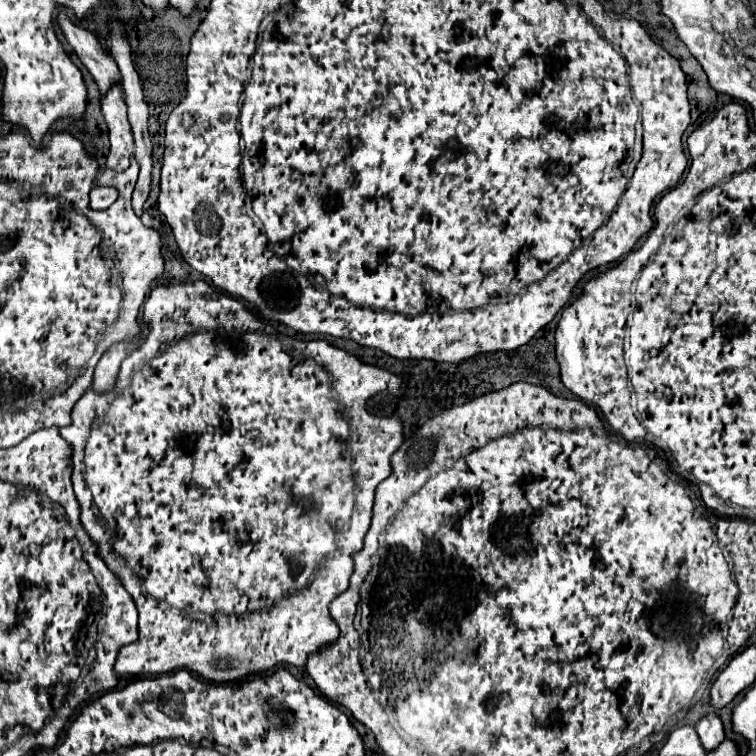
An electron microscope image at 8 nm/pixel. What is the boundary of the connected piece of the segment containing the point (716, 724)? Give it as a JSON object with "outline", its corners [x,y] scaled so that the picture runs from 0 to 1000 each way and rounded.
{"outline":[[[934,943],[921,959],[921,970],[934,993],[942,993],[944,988],[950,988],[958,980],[958,956],[955,956],[952,946]]]}

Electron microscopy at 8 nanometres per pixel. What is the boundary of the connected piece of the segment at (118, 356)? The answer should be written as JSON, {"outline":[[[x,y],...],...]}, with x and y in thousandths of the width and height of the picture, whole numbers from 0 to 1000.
{"outline":[[[161,454],[148,456],[132,475],[132,480],[127,483],[124,491],[124,504],[122,504],[122,517],[148,517],[148,512],[153,509],[153,496],[159,491],[159,480],[167,472],[167,462]]]}

